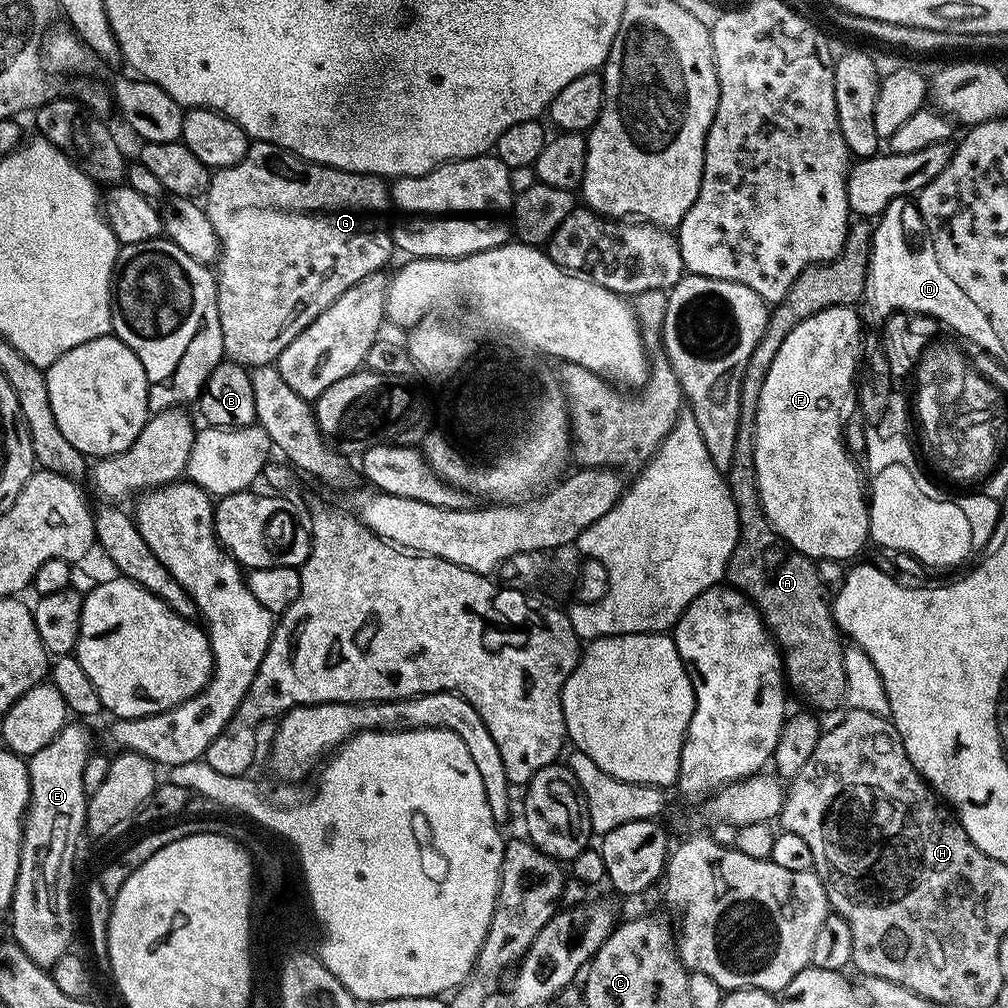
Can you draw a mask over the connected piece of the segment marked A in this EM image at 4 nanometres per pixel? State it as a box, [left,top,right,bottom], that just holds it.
[726,223,873,713]

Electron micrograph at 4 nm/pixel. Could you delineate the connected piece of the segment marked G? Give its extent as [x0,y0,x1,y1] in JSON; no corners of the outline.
[202,142,394,369]

